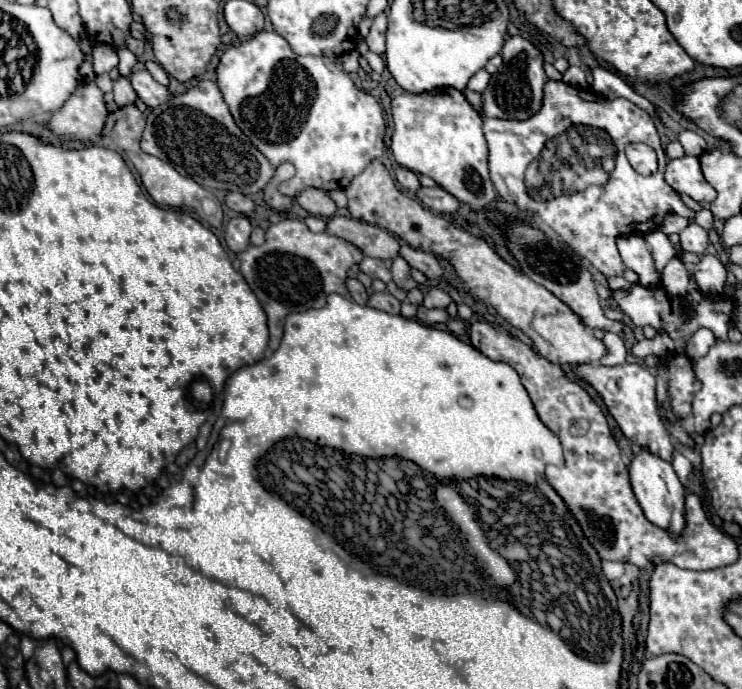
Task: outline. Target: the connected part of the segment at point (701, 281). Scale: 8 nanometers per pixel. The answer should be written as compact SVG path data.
M704 255L694 265L694 279L698 283L698 289L706 293L708 297L718 297L724 291L726 283L726 267L720 263L714 255Z

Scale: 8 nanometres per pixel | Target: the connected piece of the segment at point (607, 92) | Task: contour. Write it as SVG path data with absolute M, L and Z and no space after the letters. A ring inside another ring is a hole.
M600 65L590 67L588 71L590 71L592 77L594 77L594 91L596 91L598 95L604 95L606 99L624 97L624 99L630 99L632 103L636 103L638 107L642 107L644 111L654 113L652 103L650 103L648 99L644 99L642 95L634 93L632 87L630 87L618 73L614 73L614 71L610 71L610 69L604 69L604 67L600 67Z

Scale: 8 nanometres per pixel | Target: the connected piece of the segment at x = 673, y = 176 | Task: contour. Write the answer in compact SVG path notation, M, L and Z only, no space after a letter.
M684 155L680 159L670 159L666 165L666 183L678 191L684 193L698 203L712 203L716 199L716 191L702 175L700 161L696 157Z

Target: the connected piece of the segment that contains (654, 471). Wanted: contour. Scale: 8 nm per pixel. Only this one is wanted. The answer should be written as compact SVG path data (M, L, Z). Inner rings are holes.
M640 449L640 453L630 463L630 483L646 519L668 531L674 539L682 537L686 527L686 489L680 483L674 467L668 461L648 453L646 449Z

